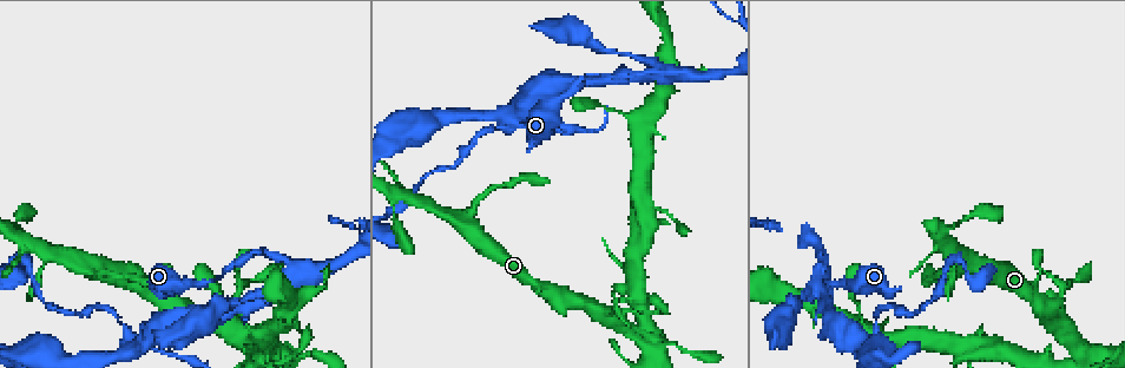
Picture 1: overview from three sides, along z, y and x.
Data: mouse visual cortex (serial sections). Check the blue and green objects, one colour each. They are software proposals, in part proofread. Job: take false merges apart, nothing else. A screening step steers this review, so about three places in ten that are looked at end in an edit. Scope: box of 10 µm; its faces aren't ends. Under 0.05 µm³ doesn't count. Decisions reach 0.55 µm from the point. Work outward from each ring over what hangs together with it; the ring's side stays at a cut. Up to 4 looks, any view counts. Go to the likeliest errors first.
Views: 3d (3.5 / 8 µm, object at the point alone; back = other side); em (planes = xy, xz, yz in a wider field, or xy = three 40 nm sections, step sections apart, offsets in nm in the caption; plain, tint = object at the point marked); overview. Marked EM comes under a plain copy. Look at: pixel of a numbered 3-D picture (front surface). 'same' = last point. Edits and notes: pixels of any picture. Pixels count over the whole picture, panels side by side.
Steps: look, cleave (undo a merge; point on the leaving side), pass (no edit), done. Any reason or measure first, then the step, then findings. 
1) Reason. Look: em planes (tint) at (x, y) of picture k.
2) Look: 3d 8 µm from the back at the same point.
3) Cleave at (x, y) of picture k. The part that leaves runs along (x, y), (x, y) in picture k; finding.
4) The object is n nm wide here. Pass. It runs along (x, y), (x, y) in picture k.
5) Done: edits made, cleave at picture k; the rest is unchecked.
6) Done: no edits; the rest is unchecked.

Arms part here. Look: 3d 3.5 µm at (1059, 289) of picture 1.

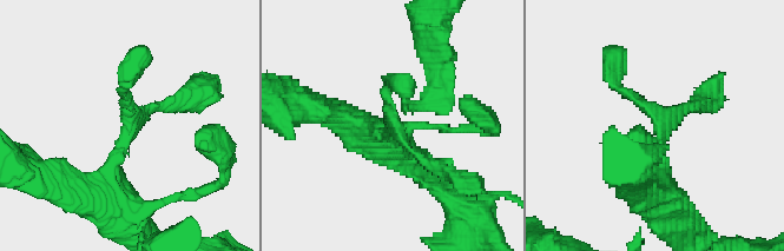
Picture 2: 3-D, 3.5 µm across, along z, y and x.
Shape alone is not enough. Look: em planes (tint) at (662, 126) of picture 2.

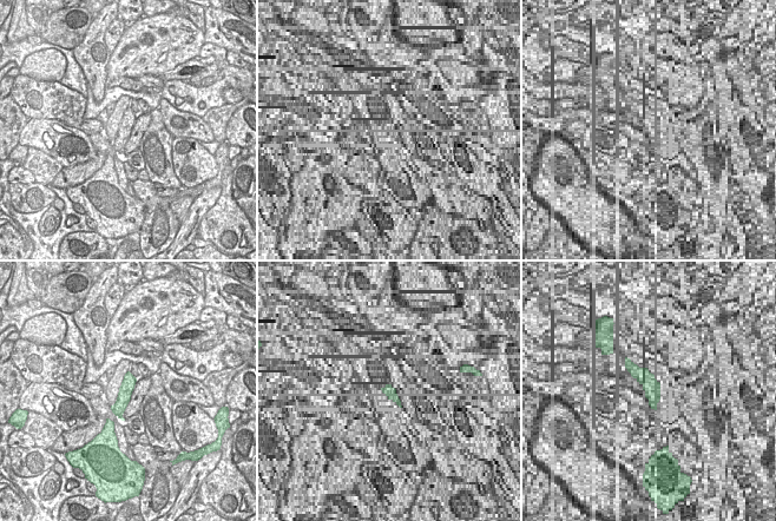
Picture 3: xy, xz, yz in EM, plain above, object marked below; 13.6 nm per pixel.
Cleave at (155, 106) of picture 2. The part that leaves runs along (130, 133), (147, 111), (212, 83) in picture 2; a second cell is stuck on.

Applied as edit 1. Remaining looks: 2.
Four arms meet. Look: 3d 8 µm at (968, 348) of picture 1.

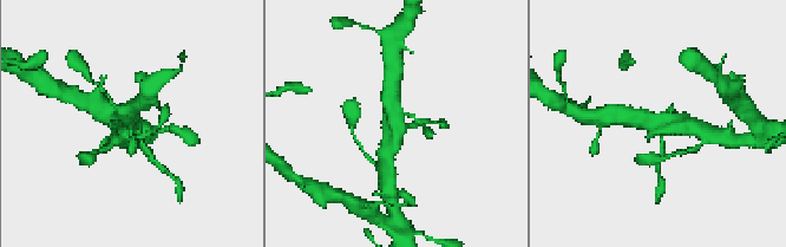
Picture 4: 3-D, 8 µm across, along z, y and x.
4 arms meet here; the arms are 150, 150, 450, 500 nm wide; shape alone is not enough. Look: em xy step 3 (tint) at the same point.

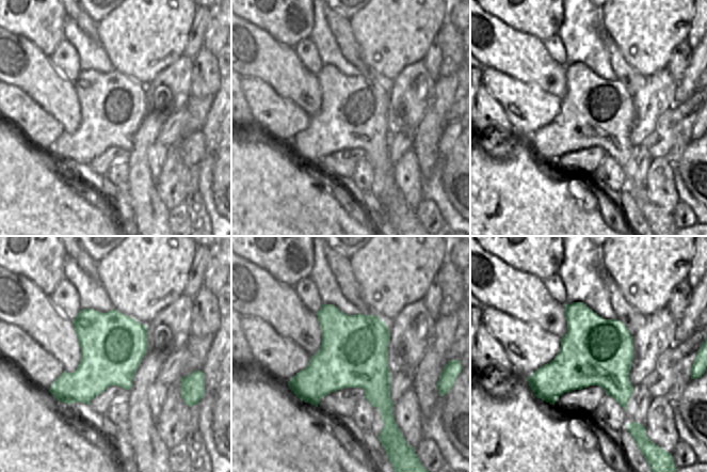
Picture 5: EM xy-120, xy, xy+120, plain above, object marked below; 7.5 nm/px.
Pass. It runs along (689, 125), (628, 115) in picture 4; all the same cell.

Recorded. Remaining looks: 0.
Done: edits made, cleave at picture 2; the rest is unchecked.

